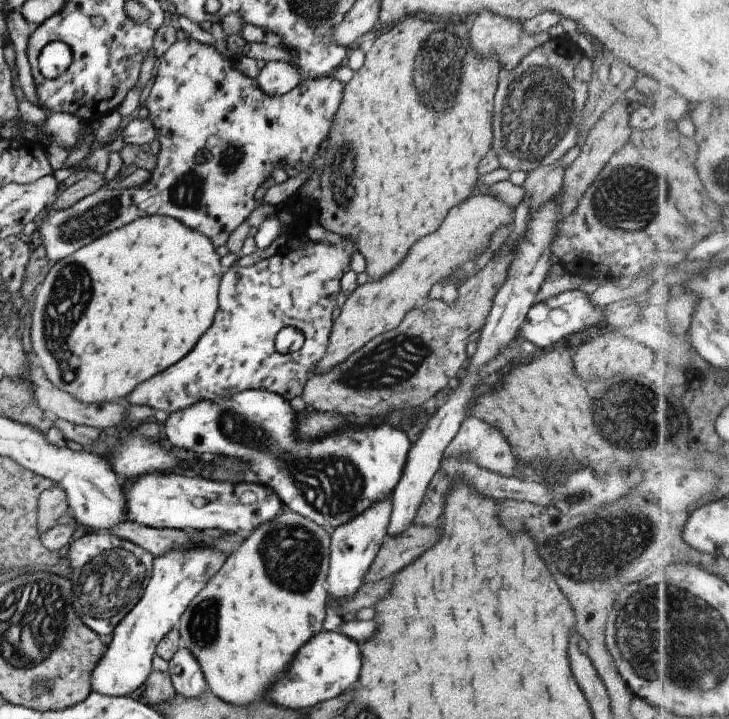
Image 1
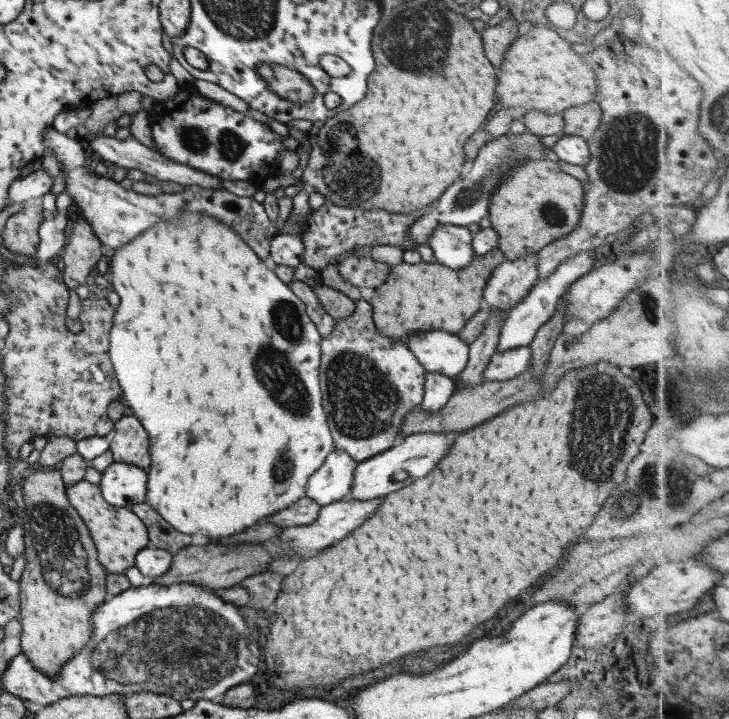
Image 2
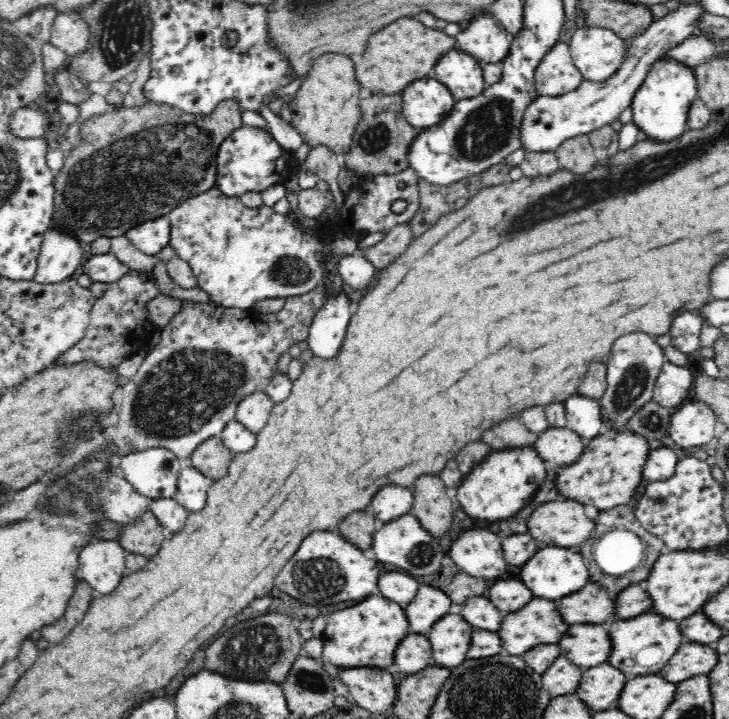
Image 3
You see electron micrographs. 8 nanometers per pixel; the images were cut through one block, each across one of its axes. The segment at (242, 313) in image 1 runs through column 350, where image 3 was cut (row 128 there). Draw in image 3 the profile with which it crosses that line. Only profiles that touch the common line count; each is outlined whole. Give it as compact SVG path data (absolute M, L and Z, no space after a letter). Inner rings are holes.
M244 126L232 132L217 149L214 164L217 175L215 184L224 194L237 199L246 192L262 192L268 186L282 184L280 172L288 172L289 160L293 154L284 150L274 137L266 130Z

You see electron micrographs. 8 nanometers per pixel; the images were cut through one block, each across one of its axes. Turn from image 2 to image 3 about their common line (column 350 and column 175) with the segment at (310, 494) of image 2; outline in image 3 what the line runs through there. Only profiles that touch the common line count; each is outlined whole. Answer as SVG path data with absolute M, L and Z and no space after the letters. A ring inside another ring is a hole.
M149 448L124 455L119 462L123 478L150 500L173 498L180 470L186 462L166 448Z

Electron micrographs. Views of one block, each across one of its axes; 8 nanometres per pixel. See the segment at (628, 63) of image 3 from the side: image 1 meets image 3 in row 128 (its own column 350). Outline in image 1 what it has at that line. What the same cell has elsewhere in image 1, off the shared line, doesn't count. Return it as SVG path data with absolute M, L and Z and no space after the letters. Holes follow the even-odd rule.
M388 496L380 502L374 502L360 516L356 516L354 520L337 527L330 534L330 555L326 581L329 584L328 597L332 600L344 600L344 598L350 600L354 593L358 592L363 584L366 584L364 576L370 570L374 558L378 555L378 550L387 537L386 530L388 530L388 522L390 522L390 514L392 514L390 498L391 496Z

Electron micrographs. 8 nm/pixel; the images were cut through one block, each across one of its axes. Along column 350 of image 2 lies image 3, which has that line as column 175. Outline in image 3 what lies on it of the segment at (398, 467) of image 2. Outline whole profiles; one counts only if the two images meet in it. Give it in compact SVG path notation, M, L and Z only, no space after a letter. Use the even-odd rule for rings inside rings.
M186 462L178 476L174 499L187 511L200 510L202 506L206 506L208 488L211 488L212 484L210 478L203 476Z

